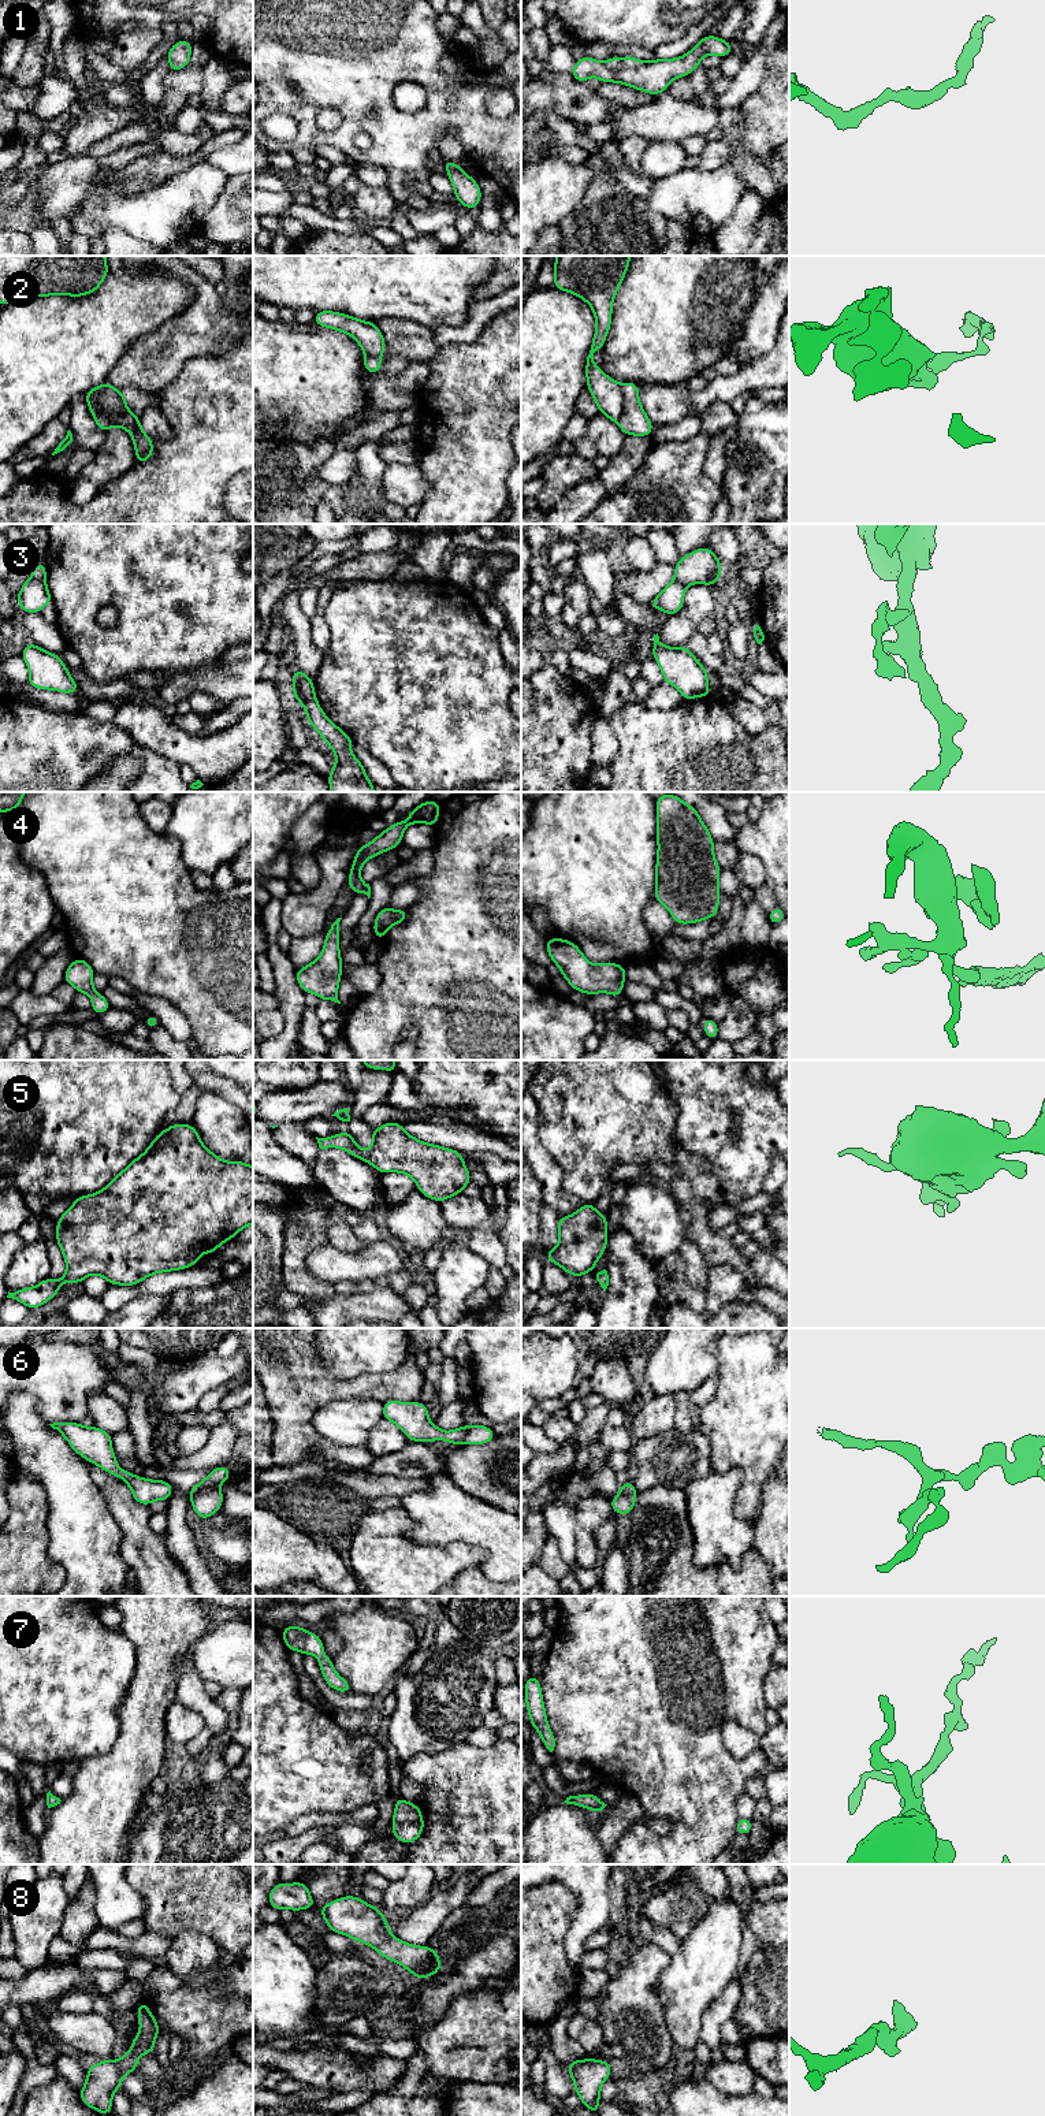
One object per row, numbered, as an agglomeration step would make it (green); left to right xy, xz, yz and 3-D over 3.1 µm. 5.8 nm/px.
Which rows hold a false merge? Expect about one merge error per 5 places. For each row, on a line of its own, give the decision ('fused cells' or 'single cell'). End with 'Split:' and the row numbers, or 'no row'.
1: single cell
2: fused cells
3: fused cells
4: single cell
5: single cell
6: fused cells
7: single cell
8: single cell
Split: 2, 3, 6

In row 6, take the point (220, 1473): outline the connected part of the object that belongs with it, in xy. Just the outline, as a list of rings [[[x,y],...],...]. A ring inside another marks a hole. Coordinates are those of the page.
[[[227,1464],[223,1466],[217,1466],[209,1472],[209,1474],[201,1480],[197,1485],[190,1488],[187,1494],[193,1498],[200,1494],[205,1488],[212,1488],[228,1479],[233,1479],[230,1470],[227,1469]]]

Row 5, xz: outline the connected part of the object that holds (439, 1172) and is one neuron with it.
[[[398,1122],[372,1128],[372,1146],[368,1150],[356,1143],[350,1131],[316,1139],[320,1149],[343,1149],[382,1174],[409,1175],[417,1191],[436,1202],[461,1194],[472,1182],[462,1152],[425,1143],[406,1133]]]

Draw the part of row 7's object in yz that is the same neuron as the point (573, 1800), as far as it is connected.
[[[592,1793],[581,1796],[579,1795],[569,1796],[564,1803],[572,1806],[580,1806],[594,1812],[602,1811],[607,1806],[596,1795]]]

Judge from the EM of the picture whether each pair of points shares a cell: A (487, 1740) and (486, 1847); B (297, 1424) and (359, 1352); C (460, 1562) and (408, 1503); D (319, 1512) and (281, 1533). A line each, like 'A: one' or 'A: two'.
A: two
B: two
C: two
D: two

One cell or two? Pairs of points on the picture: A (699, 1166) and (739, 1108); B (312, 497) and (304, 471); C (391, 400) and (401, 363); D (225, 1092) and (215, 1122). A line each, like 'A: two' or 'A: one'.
A: two
B: one
C: one
D: two

